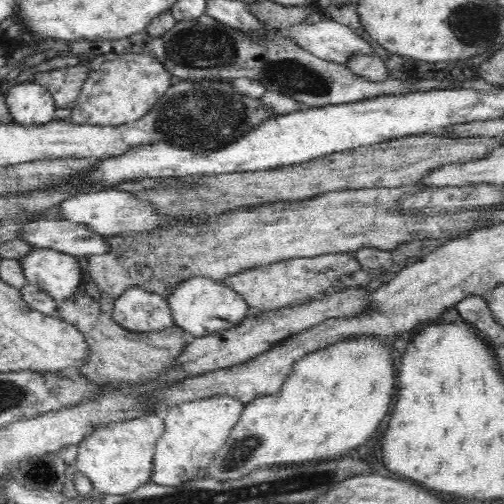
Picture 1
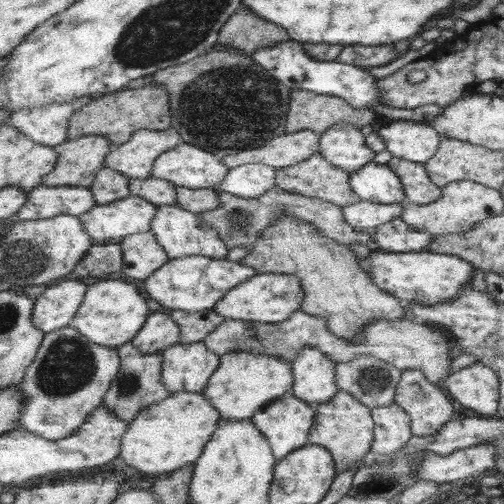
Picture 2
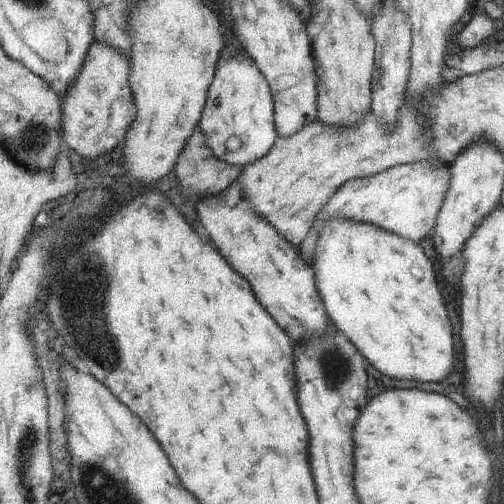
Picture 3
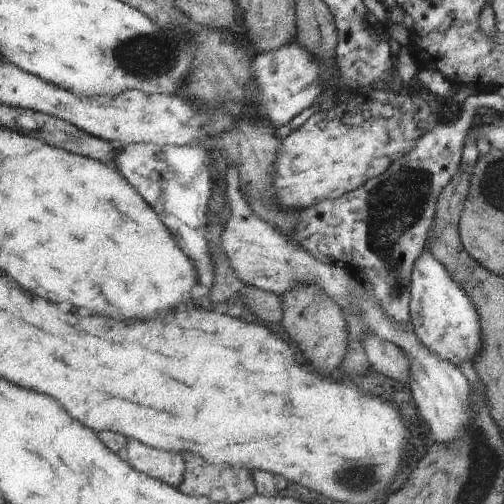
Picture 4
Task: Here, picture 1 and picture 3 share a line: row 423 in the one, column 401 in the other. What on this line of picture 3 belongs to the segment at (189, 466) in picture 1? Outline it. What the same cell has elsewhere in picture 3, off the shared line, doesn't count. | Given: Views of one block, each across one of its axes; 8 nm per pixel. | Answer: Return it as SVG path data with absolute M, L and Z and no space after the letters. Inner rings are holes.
M415 162L393 166L379 174L373 174L363 180L349 180L325 202L323 210L315 216L305 240L295 248L301 258L307 256L307 262L315 262L315 246L319 240L319 230L327 226L327 222L335 220L351 220L355 224L371 224L385 232L397 234L413 244L419 244L419 238L431 234L437 222L437 214L441 210L445 192L449 188L449 174L443 162Z

